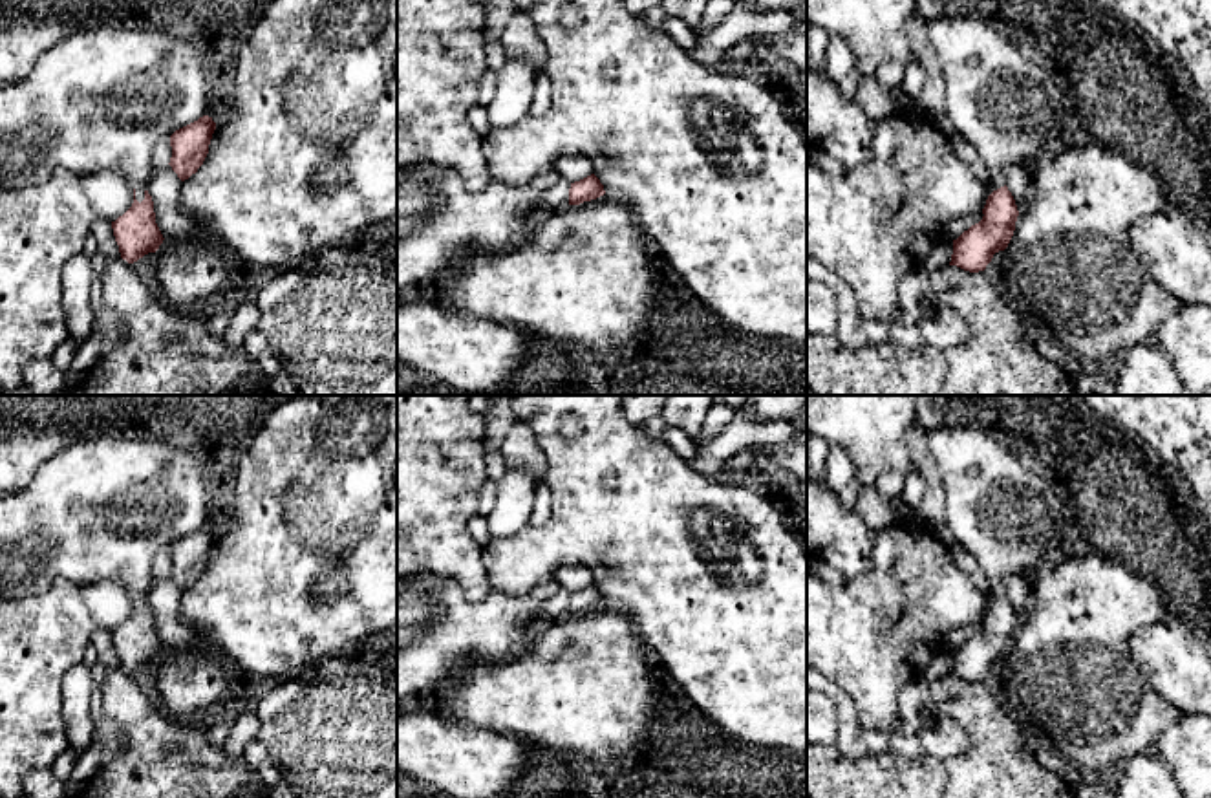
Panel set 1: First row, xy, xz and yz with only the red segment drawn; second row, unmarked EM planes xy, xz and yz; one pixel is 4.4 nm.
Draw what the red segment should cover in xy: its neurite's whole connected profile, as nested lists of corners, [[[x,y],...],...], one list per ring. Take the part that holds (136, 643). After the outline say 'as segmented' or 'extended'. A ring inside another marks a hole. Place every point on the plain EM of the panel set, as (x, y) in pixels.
[[[97,436],[75,441],[44,461],[24,487],[0,496],[0,598],[15,600],[42,595],[57,580],[68,580],[79,589],[101,580],[121,582],[134,597],[134,613],[112,631],[112,639],[121,668],[134,674],[145,664],[155,663],[165,650],[155,633],[152,606],[146,600],[155,555],[161,547],[170,549],[172,567],[168,575],[181,591],[188,589],[203,575],[216,540],[207,518],[205,459],[196,450],[155,439]]] | extended

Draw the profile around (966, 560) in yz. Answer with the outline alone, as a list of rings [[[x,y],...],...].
[[[953,542],[949,545],[949,553],[955,558],[955,562],[959,564],[959,567],[971,578],[971,582],[986,595],[986,602],[988,606],[993,602],[993,595],[990,589],[990,582],[988,577],[982,569],[982,566],[979,564],[979,560],[975,558],[975,555],[971,551],[968,551],[962,544]]]

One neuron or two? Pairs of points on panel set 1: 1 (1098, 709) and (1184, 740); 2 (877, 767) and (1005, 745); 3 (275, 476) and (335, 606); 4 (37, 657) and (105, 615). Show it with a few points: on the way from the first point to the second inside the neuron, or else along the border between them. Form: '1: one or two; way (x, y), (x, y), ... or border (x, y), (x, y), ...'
1: two; border (1180, 714), (1149, 749)
2: one; way (908, 775), (974, 775)
3: one; way (269, 509), (269, 531), (311, 573)
4: two; border (79, 590), (79, 599), (94, 628)

